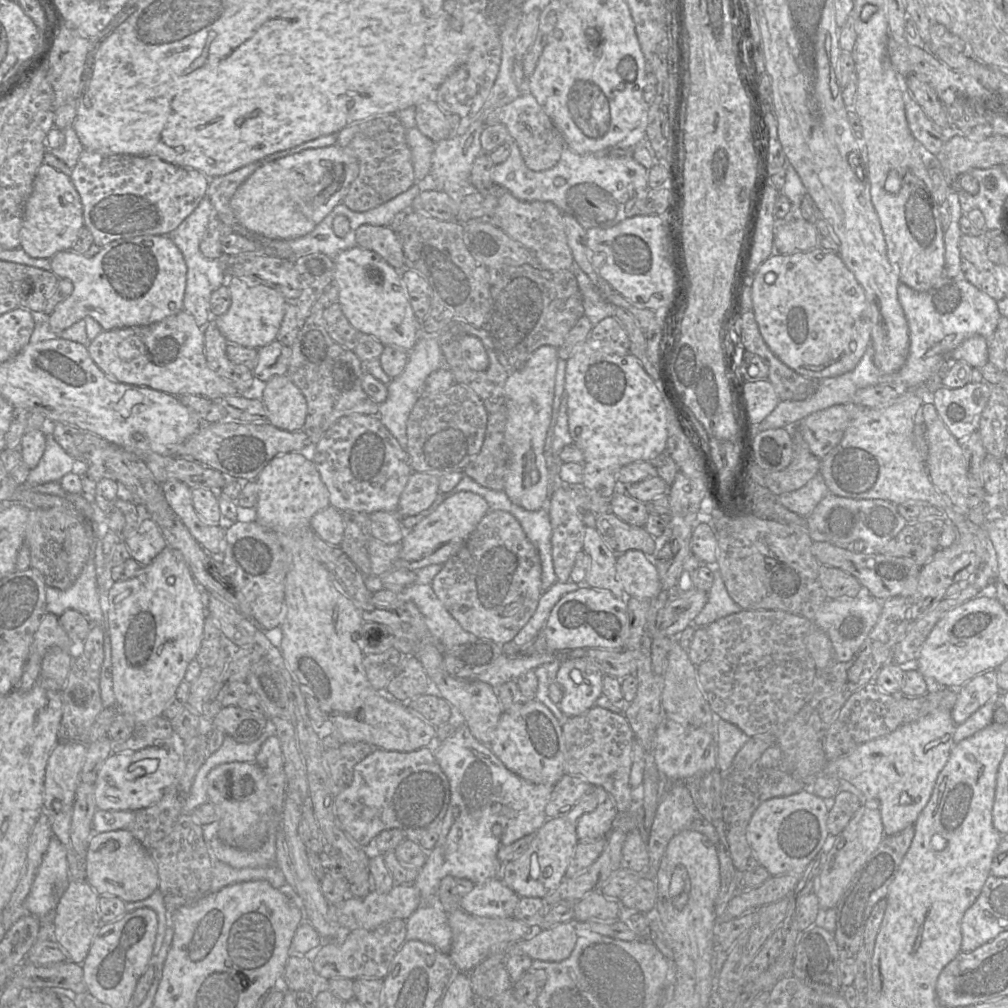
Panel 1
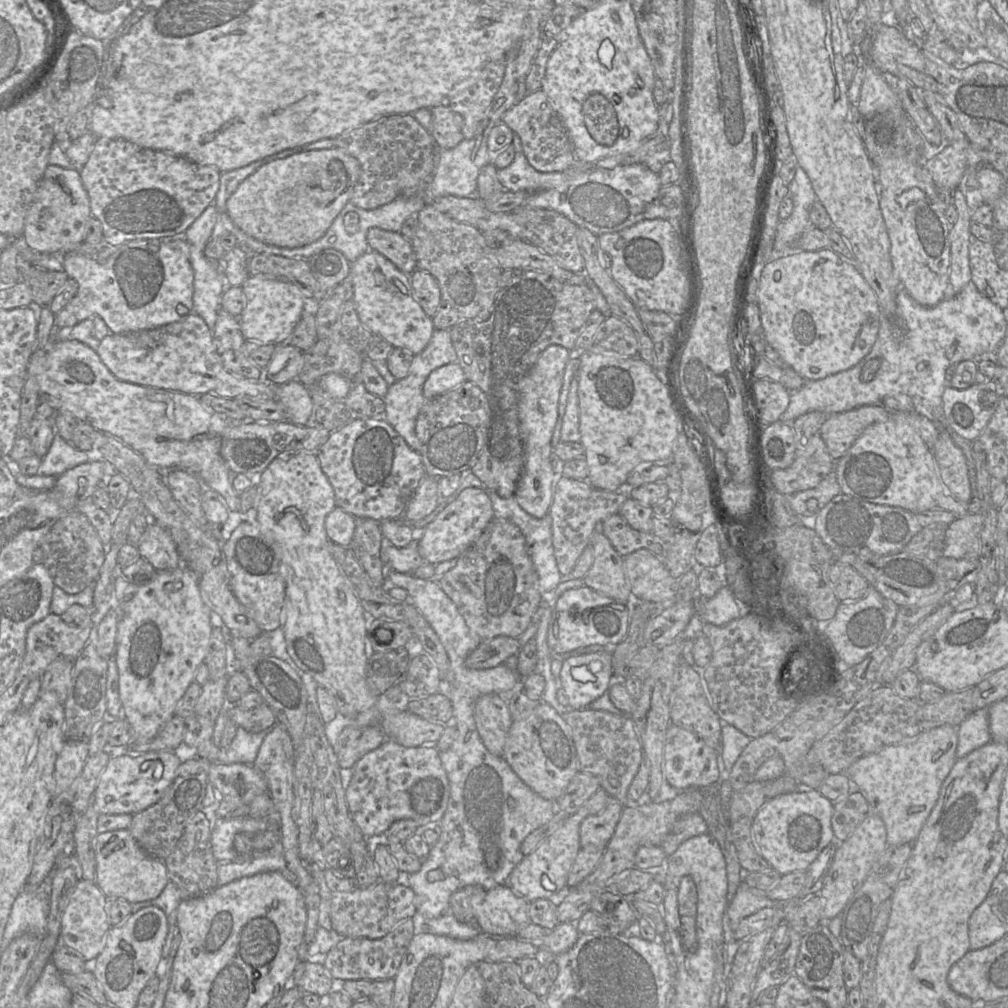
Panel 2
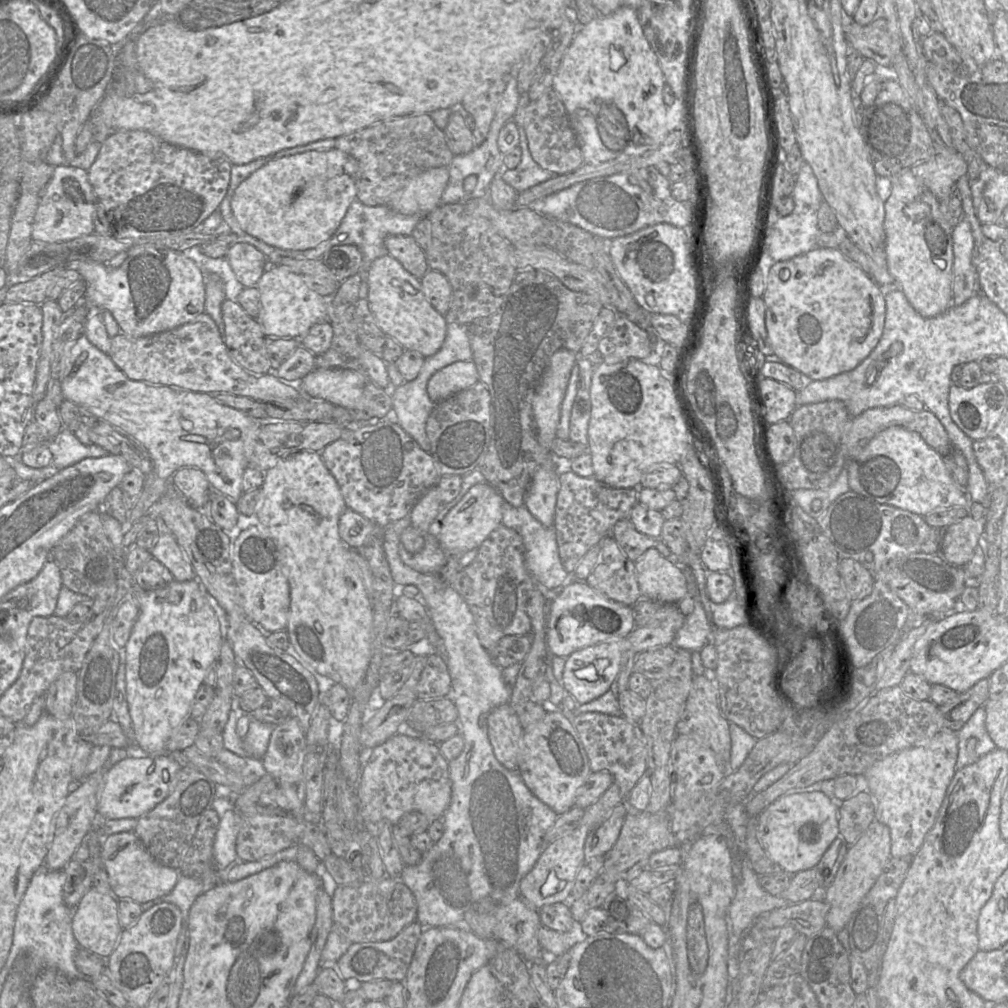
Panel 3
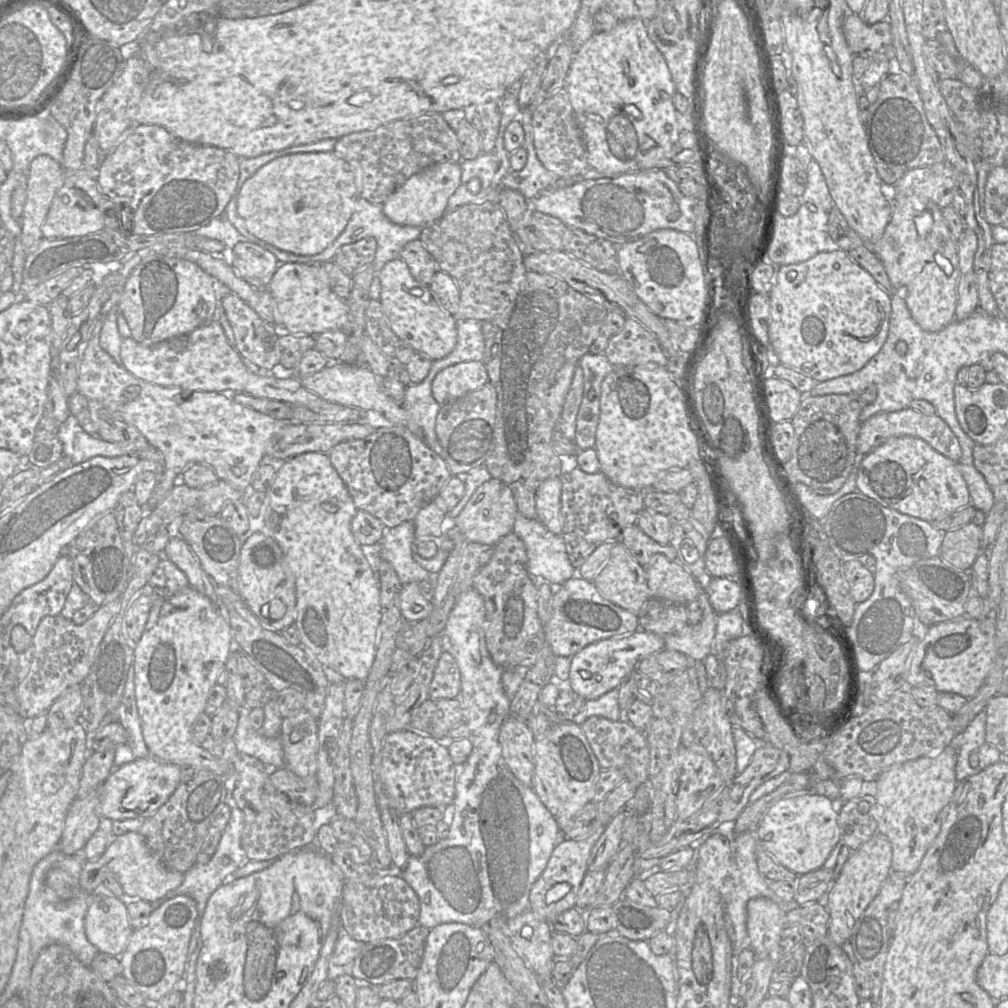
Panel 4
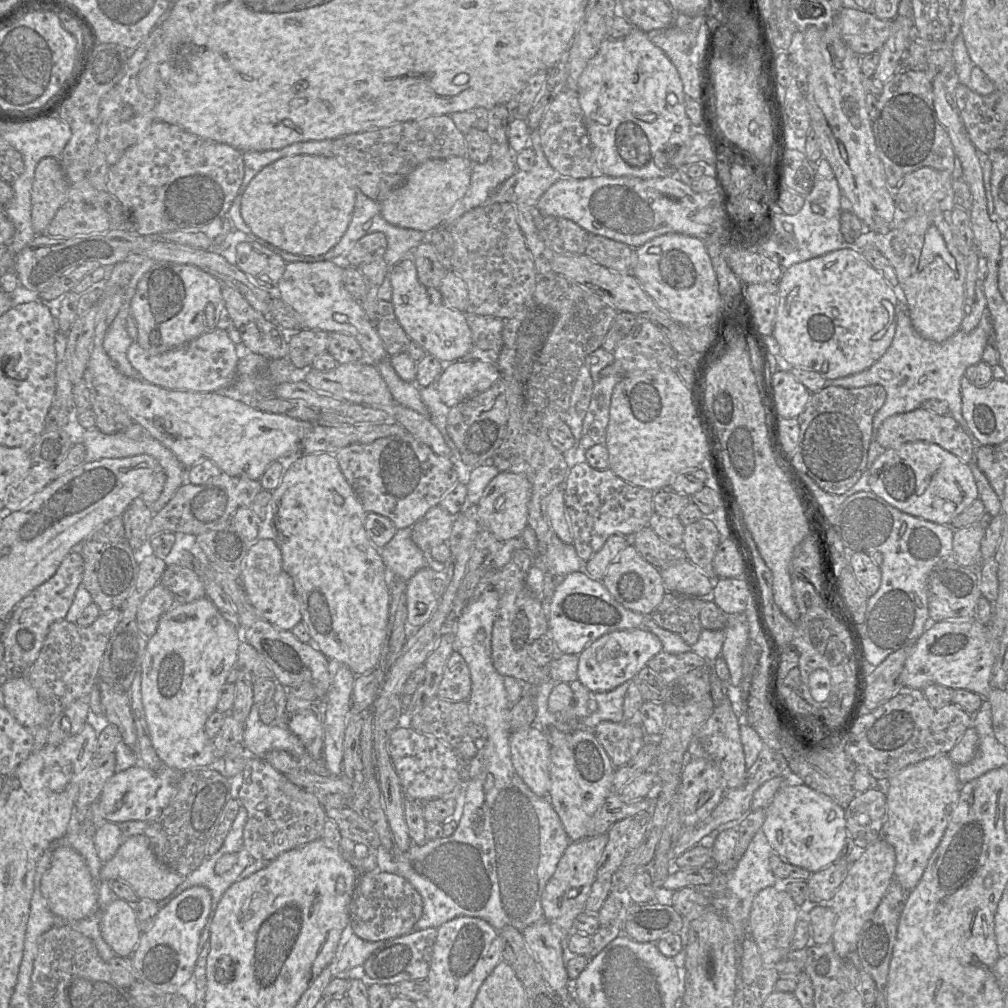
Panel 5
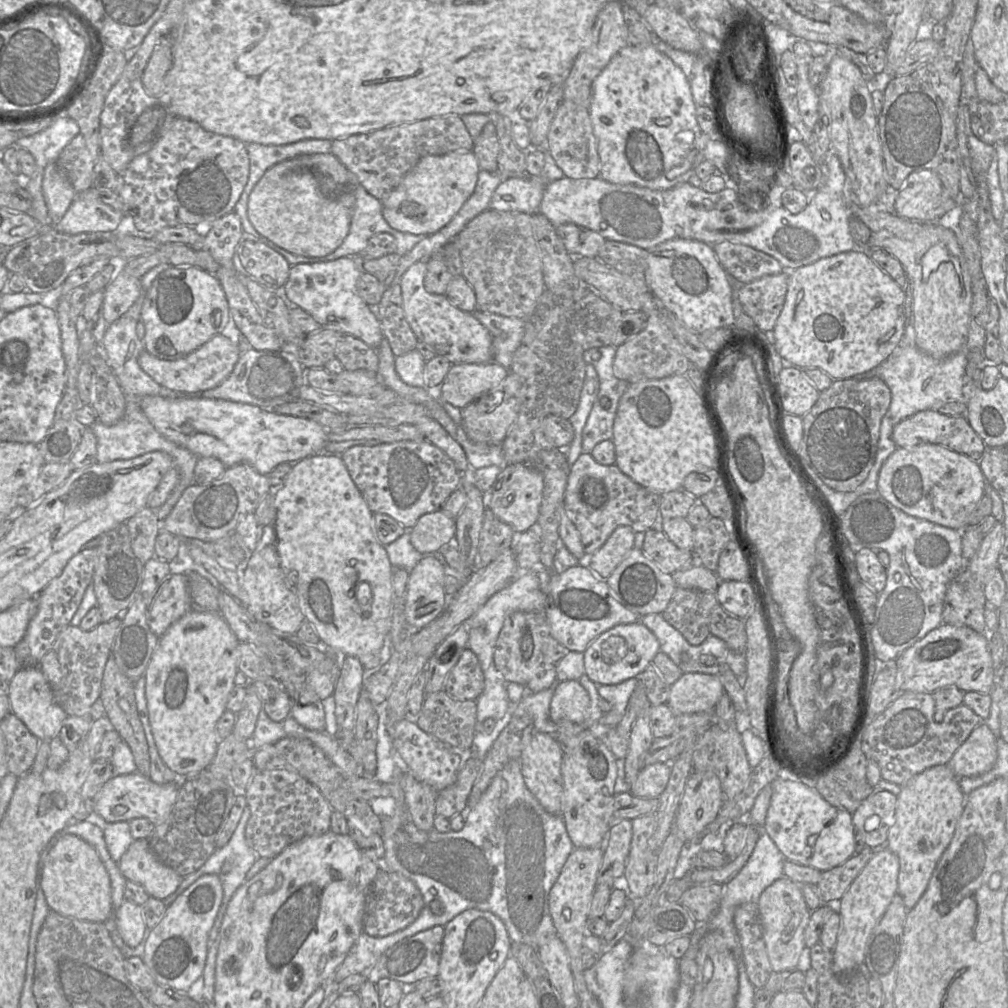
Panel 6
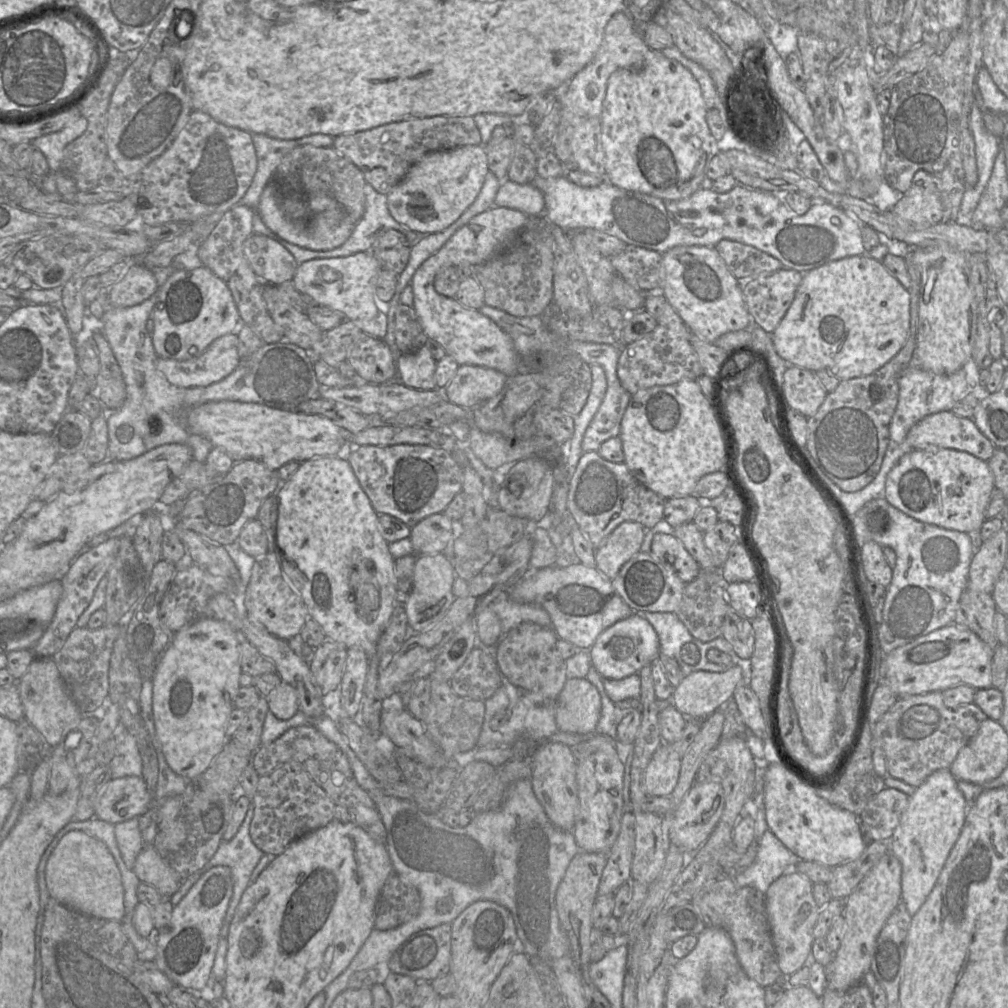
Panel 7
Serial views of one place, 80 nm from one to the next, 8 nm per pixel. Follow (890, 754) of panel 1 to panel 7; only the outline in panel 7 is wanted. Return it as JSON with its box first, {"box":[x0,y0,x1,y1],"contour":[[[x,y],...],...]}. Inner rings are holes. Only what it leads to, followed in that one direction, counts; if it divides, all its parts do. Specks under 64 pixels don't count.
{"box":[890,769,969,916],"contour":[[[939,769],[933,772],[918,787],[914,794],[909,796],[909,802],[901,815],[890,841],[890,852],[902,865],[901,887],[902,900],[911,916],[915,915],[926,901],[934,888],[944,864],[958,840],[965,823],[969,803],[957,787],[957,780],[949,769]]]}

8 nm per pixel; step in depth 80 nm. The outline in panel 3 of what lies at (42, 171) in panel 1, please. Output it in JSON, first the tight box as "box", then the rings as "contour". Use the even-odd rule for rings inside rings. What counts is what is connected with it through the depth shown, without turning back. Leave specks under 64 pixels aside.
{"box":[31,166,97,242],"contour":[[[55,166],[51,179],[42,191],[34,216],[31,234],[33,241],[63,242],[94,233],[93,214],[97,203],[87,170]]]}

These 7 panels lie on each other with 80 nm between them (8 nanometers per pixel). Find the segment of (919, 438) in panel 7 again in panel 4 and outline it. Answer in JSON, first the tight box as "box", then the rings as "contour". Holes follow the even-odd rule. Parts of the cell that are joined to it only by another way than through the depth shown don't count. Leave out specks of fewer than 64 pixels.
{"box":[857,408,962,463],"contour":[[[911,408],[894,412],[879,412],[863,422],[857,439],[858,454],[867,455],[888,440],[902,436],[917,437],[926,441],[934,450],[955,463],[962,456],[957,437],[942,418],[938,415],[924,415]]]}

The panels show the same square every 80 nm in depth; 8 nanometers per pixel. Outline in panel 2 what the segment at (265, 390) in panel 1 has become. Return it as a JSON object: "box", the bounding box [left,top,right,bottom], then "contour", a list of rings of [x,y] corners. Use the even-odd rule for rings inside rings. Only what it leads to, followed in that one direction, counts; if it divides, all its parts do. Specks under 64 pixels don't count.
{"box":[275,379,313,426],"contour":[[[297,379],[278,385],[275,399],[284,407],[286,421],[305,426],[312,415],[313,403],[308,389]]]}

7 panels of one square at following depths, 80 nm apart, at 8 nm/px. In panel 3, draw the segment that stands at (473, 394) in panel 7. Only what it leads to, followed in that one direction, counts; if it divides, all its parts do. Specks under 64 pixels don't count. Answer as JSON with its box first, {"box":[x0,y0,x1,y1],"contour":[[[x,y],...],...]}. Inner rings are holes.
{"box":[427,361,479,404],"contour":[[[460,361],[437,371],[427,383],[429,398],[436,404],[479,382],[474,362]]]}

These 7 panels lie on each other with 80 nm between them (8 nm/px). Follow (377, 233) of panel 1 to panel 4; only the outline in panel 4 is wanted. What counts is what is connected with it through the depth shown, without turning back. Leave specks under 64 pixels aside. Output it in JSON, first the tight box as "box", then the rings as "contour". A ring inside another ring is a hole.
{"box":[399,239,438,285],"contour":[[[419,239],[406,243],[399,257],[406,262],[411,275],[422,284],[429,285],[438,271],[435,258]]]}

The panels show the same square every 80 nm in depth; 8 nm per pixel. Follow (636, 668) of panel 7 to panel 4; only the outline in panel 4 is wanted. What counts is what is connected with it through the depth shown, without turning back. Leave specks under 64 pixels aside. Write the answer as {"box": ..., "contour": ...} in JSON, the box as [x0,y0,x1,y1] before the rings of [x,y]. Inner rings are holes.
{"box":[567,629,664,701],"contour":[[[641,629],[589,644],[570,658],[567,687],[584,701],[595,700],[618,688],[636,670],[641,660],[664,647],[664,636]]]}

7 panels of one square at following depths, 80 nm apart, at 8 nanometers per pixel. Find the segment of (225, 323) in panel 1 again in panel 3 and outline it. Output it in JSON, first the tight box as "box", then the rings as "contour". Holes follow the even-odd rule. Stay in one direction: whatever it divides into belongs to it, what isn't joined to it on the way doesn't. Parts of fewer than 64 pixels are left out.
{"box":[257,265,329,339],"contour":[[[269,265],[257,283],[261,311],[257,321],[268,338],[300,339],[317,323],[328,322],[329,298],[308,287],[304,279],[283,265]]]}

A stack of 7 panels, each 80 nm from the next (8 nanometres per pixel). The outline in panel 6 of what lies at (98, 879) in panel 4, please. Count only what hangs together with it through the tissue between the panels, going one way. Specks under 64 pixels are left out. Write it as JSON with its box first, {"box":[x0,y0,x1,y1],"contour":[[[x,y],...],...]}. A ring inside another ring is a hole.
{"box":[116,839,183,900],"contour":[[[134,839],[116,863],[128,881],[140,884],[150,897],[159,900],[173,894],[183,879],[158,859],[148,839]]]}

